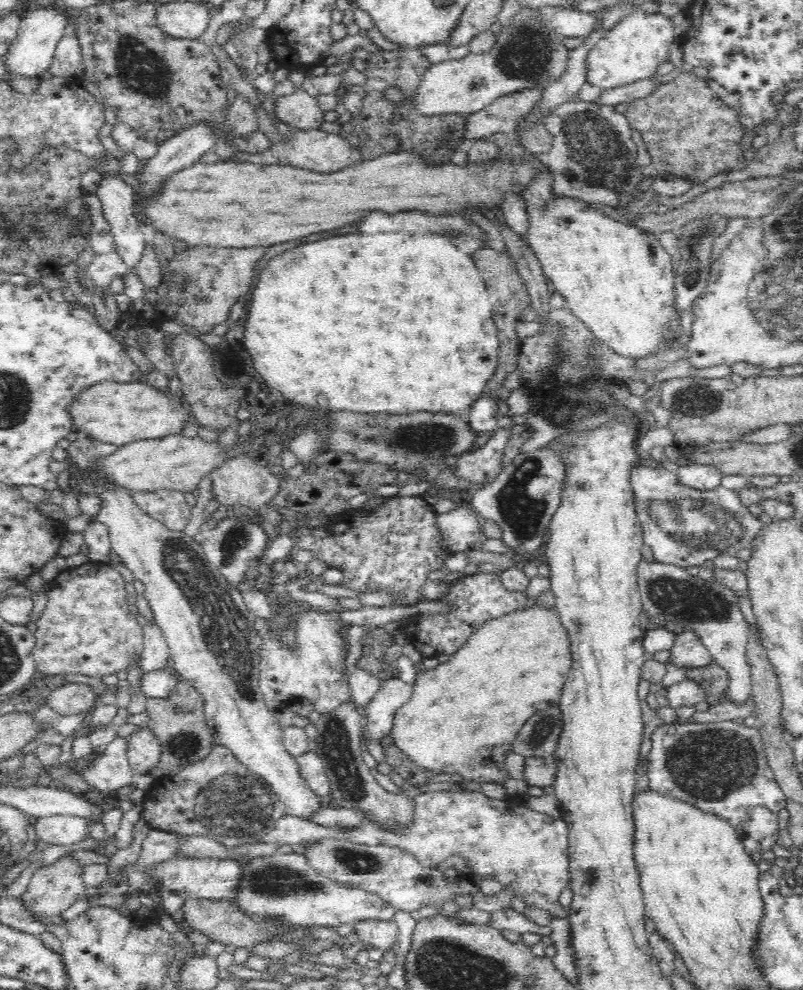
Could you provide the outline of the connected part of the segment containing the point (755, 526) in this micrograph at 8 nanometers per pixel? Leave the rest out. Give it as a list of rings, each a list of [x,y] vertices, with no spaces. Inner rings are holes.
[[[641,465],[634,470],[632,486],[643,530],[641,553],[644,559],[672,563],[685,569],[700,566],[719,554],[748,562],[752,539],[763,523],[742,505],[734,490],[722,486],[714,490],[698,490],[682,482],[678,470],[667,465]]]

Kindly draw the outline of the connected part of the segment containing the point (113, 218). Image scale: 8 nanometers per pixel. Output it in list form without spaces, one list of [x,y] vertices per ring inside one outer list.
[[[102,174],[98,196],[103,216],[110,223],[114,241],[120,247],[120,256],[129,266],[137,266],[146,244],[134,217],[134,190],[114,175]]]

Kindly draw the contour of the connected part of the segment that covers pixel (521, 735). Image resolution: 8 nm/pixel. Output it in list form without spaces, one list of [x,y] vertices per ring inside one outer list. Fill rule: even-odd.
[[[559,706],[538,711],[522,725],[510,750],[526,758],[553,755],[562,727],[562,711]]]

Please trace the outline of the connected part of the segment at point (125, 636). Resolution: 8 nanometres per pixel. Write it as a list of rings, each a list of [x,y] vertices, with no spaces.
[[[88,561],[77,567],[66,567],[59,575],[49,584],[50,589],[47,591],[47,606],[42,616],[36,622],[38,629],[35,632],[35,648],[33,658],[37,665],[37,671],[41,675],[67,675],[80,674],[84,676],[92,676],[102,678],[103,676],[117,675],[122,670],[128,670],[130,665],[136,665],[143,652],[144,628],[140,627],[135,616],[133,600],[128,596],[126,590],[126,580],[122,574],[116,570],[110,563]]]

